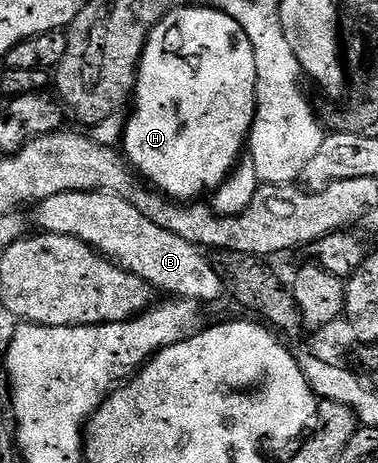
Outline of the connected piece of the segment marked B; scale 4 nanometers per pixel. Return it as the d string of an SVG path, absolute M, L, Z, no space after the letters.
M102 190L66 192L43 199L36 208L36 222L40 225L37 227L41 231L49 234L65 234L82 240L88 246L100 251L104 257L117 262L124 270L149 282L153 291L165 290L168 293L165 295L171 296L173 299L189 298L190 301L201 304L216 302L219 300L220 294L222 296L225 293L218 272L214 270L209 255L201 247L182 240L182 236L174 236L174 232L166 232L166 228L158 228L158 224L154 224L149 218L142 216L142 212L138 212L138 208L122 196L106 194Z

